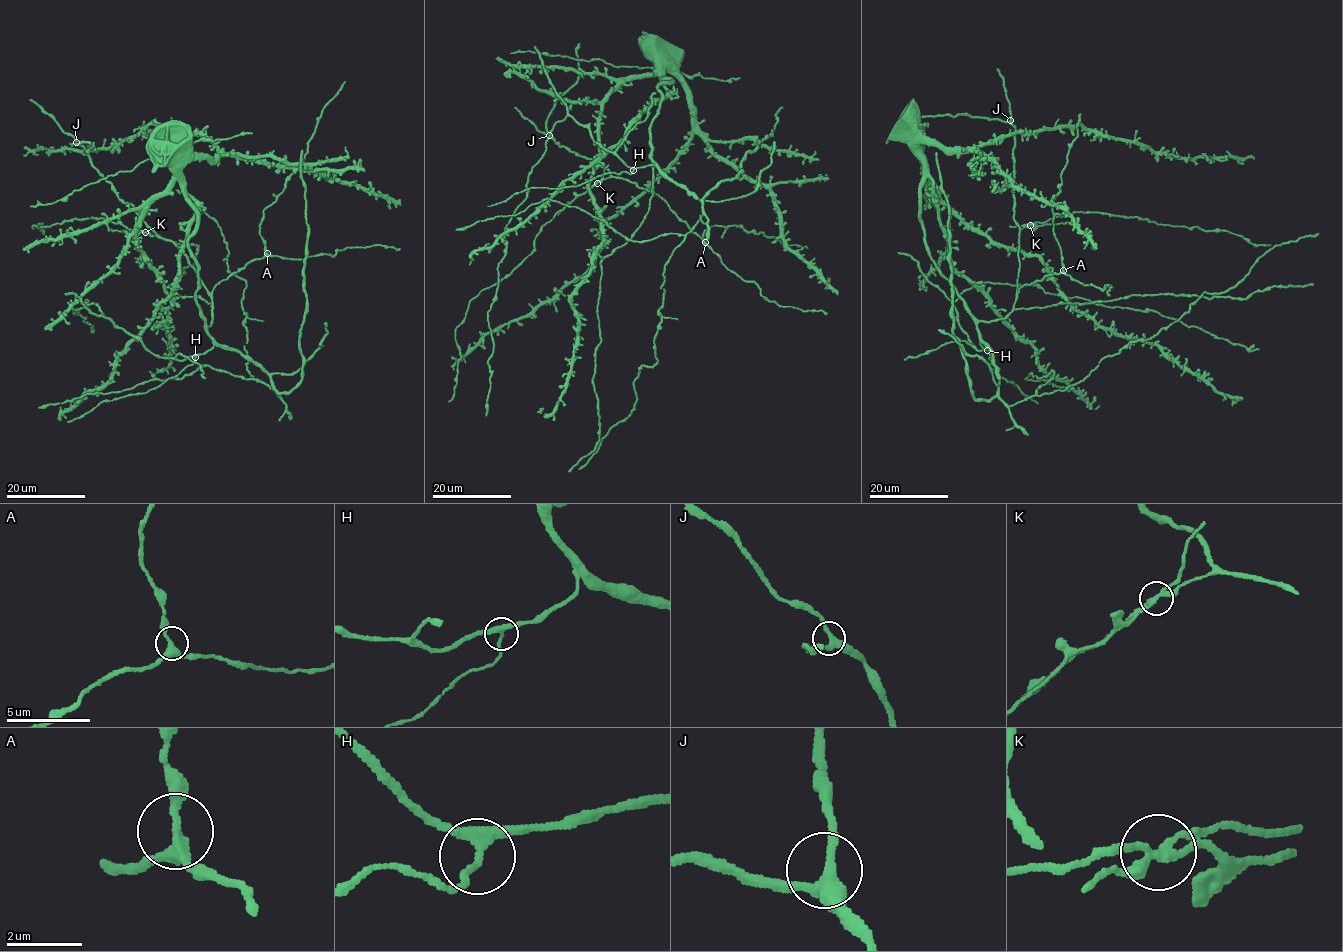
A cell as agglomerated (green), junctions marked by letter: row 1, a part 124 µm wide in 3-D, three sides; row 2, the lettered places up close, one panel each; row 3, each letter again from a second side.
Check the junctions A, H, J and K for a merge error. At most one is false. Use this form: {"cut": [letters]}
{"cut": ["K"]}

